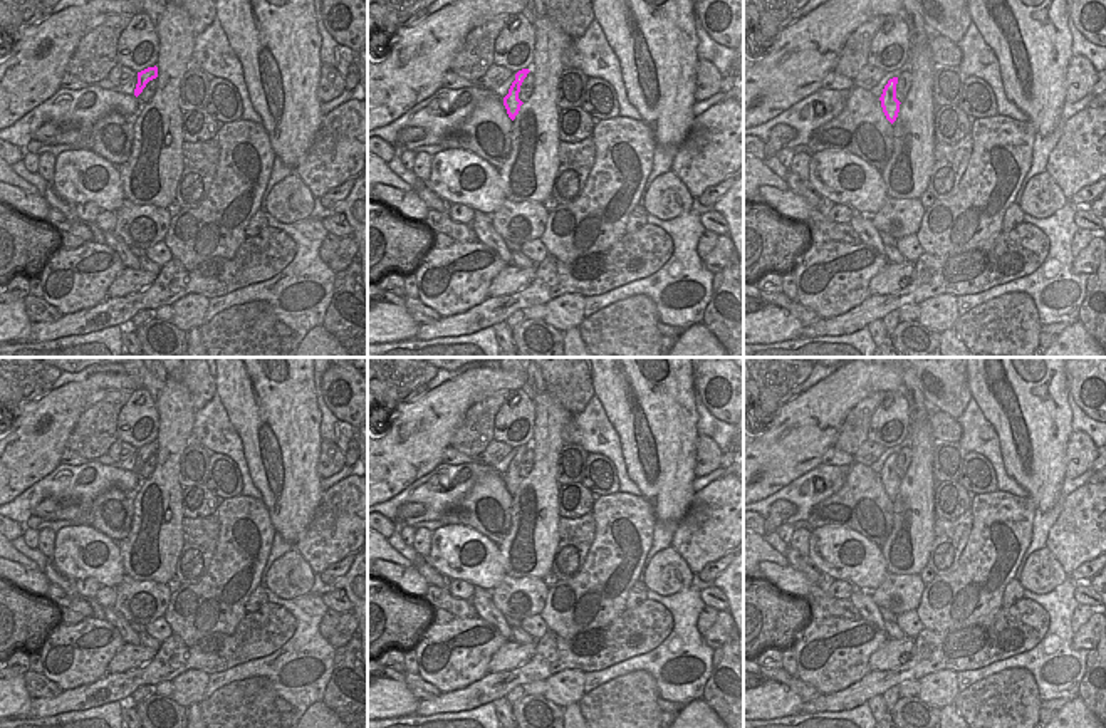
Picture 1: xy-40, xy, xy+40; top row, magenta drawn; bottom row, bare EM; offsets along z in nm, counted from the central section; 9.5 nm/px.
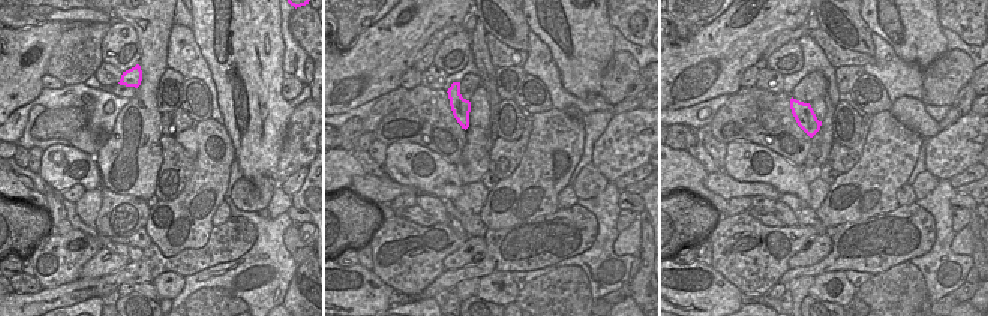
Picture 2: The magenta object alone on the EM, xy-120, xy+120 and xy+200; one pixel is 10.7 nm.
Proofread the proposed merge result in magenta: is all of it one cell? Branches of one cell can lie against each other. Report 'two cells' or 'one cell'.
one cell

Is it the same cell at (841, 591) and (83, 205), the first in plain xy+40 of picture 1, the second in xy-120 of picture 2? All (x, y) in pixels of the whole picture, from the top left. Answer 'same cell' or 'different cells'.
different cells

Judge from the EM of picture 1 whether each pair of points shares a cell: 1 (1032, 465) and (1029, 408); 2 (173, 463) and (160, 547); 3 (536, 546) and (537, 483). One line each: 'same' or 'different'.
1: same
2: same
3: same

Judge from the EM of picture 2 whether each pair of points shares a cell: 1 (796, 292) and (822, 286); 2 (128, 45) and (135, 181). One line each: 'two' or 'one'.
1: two
2: two

